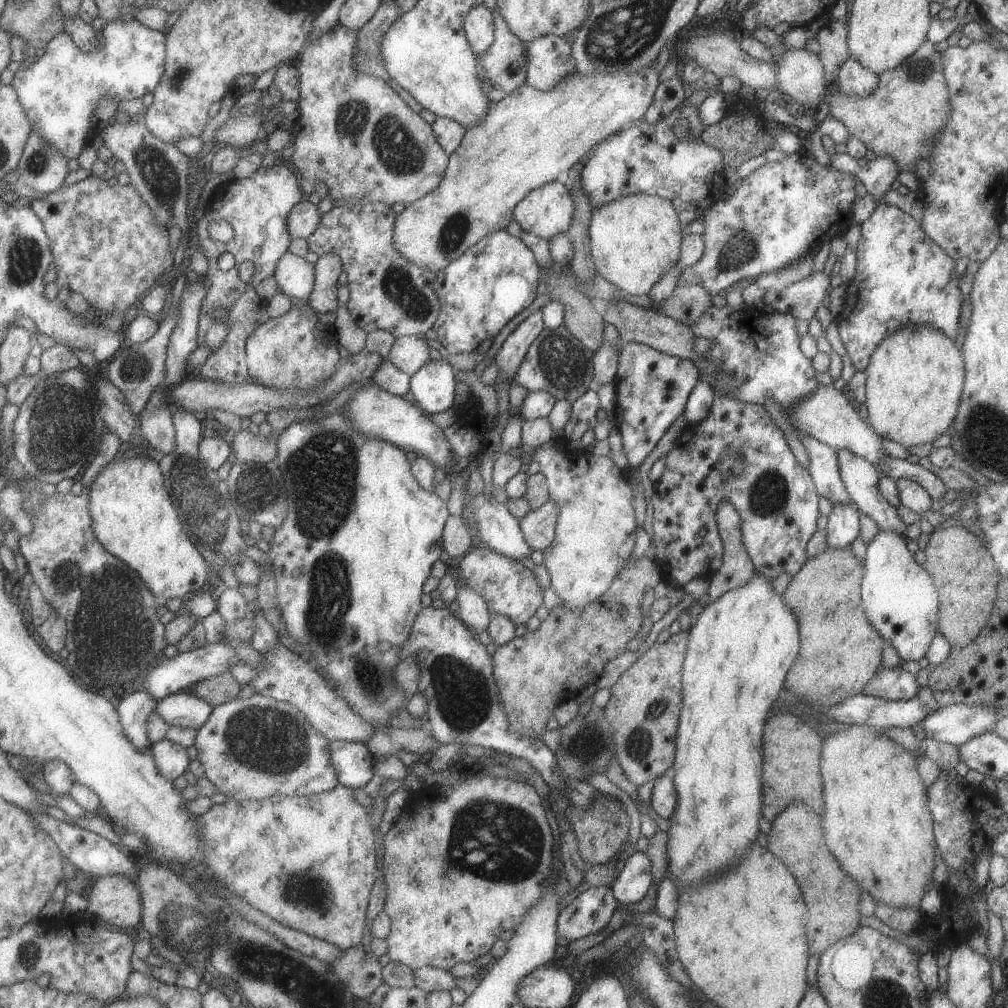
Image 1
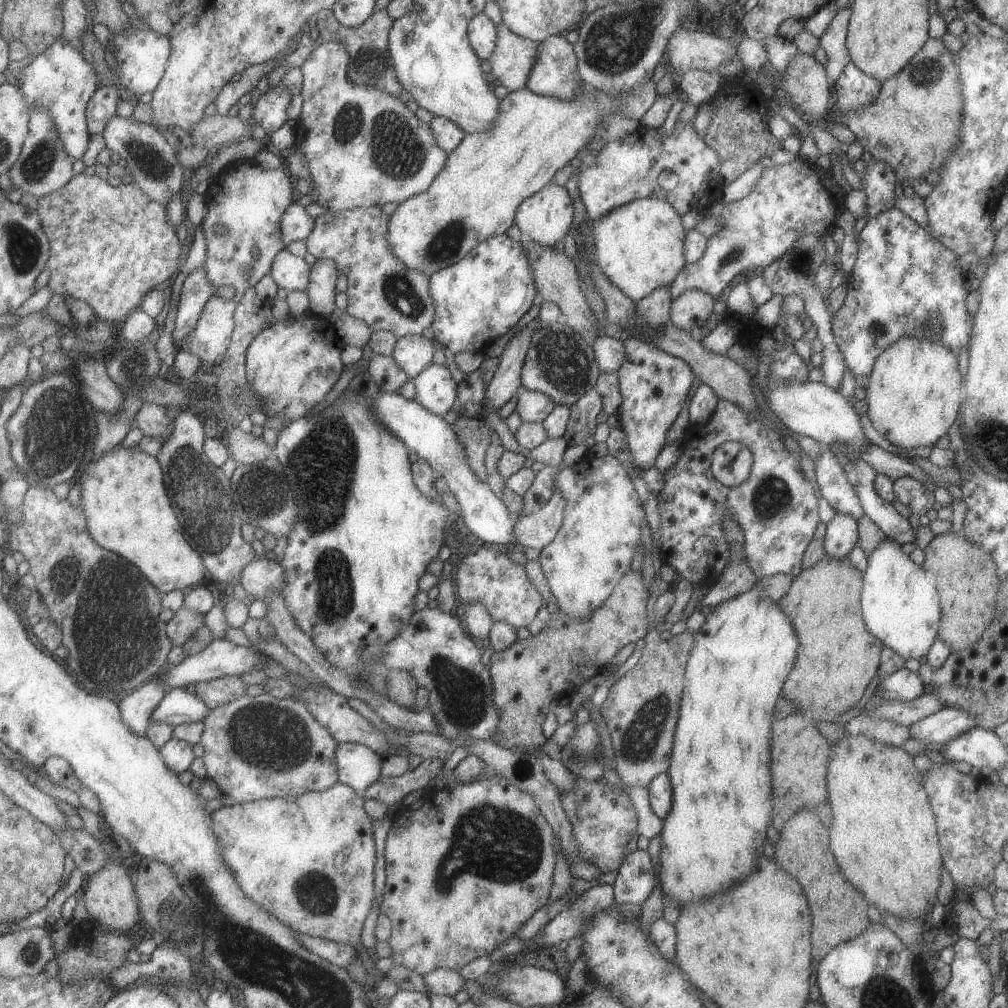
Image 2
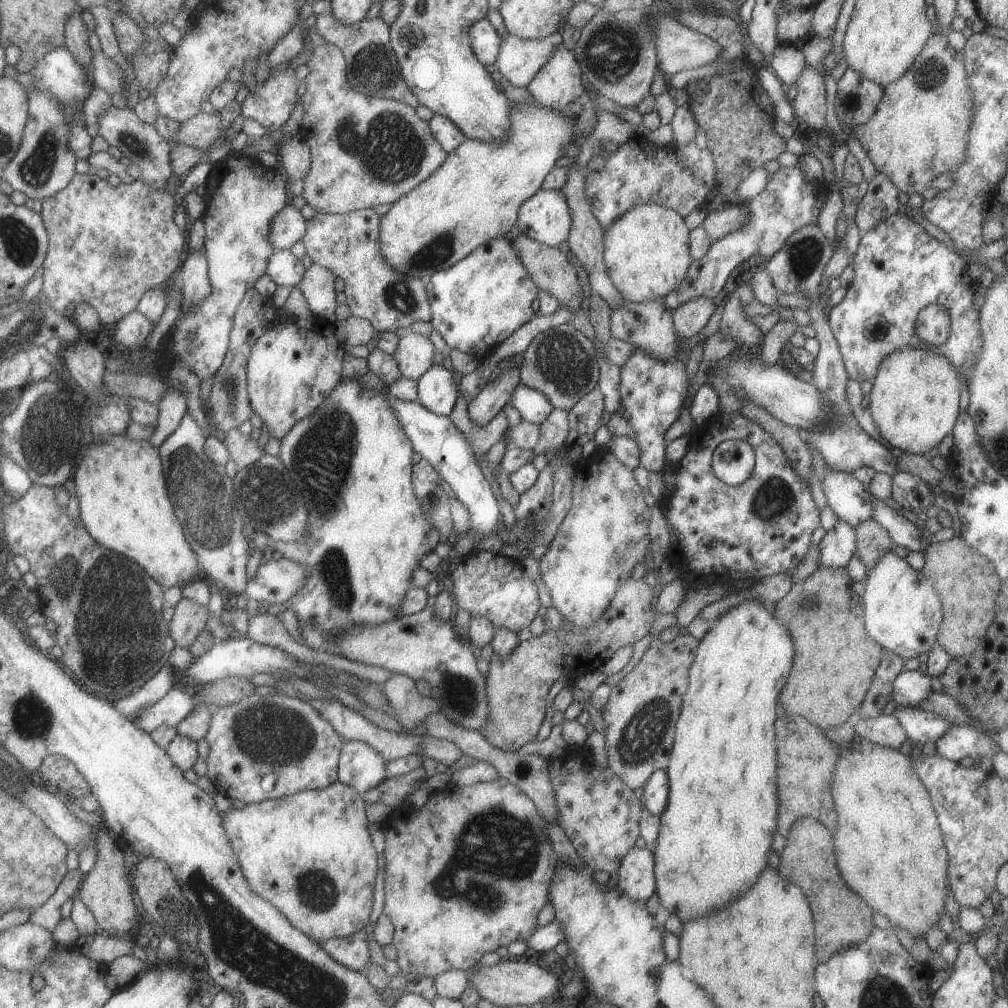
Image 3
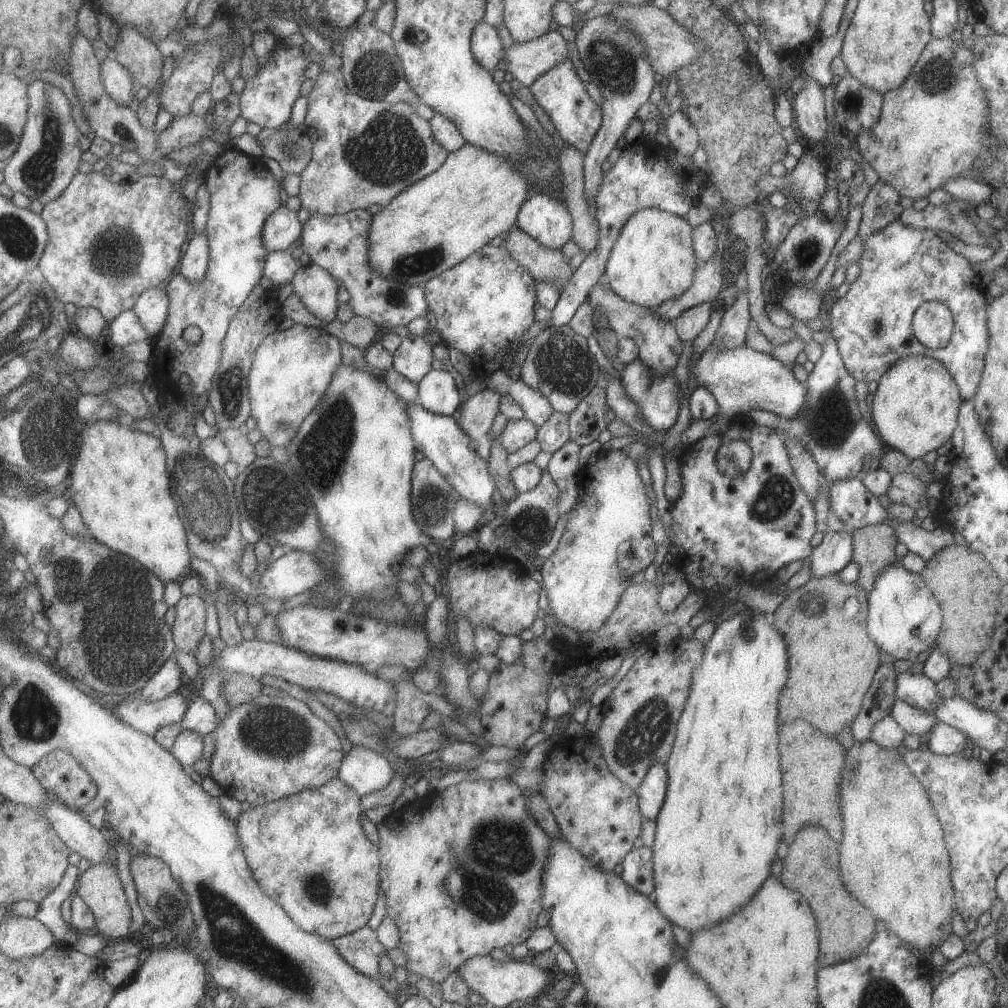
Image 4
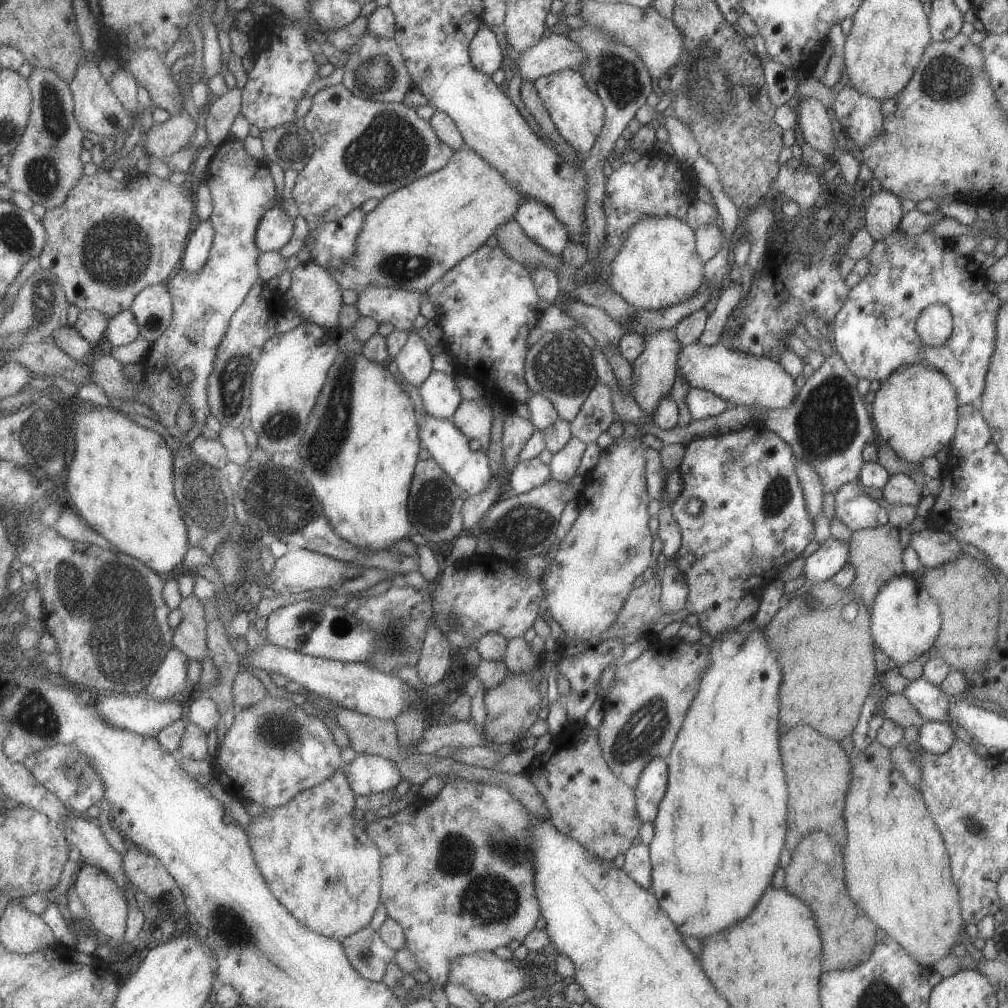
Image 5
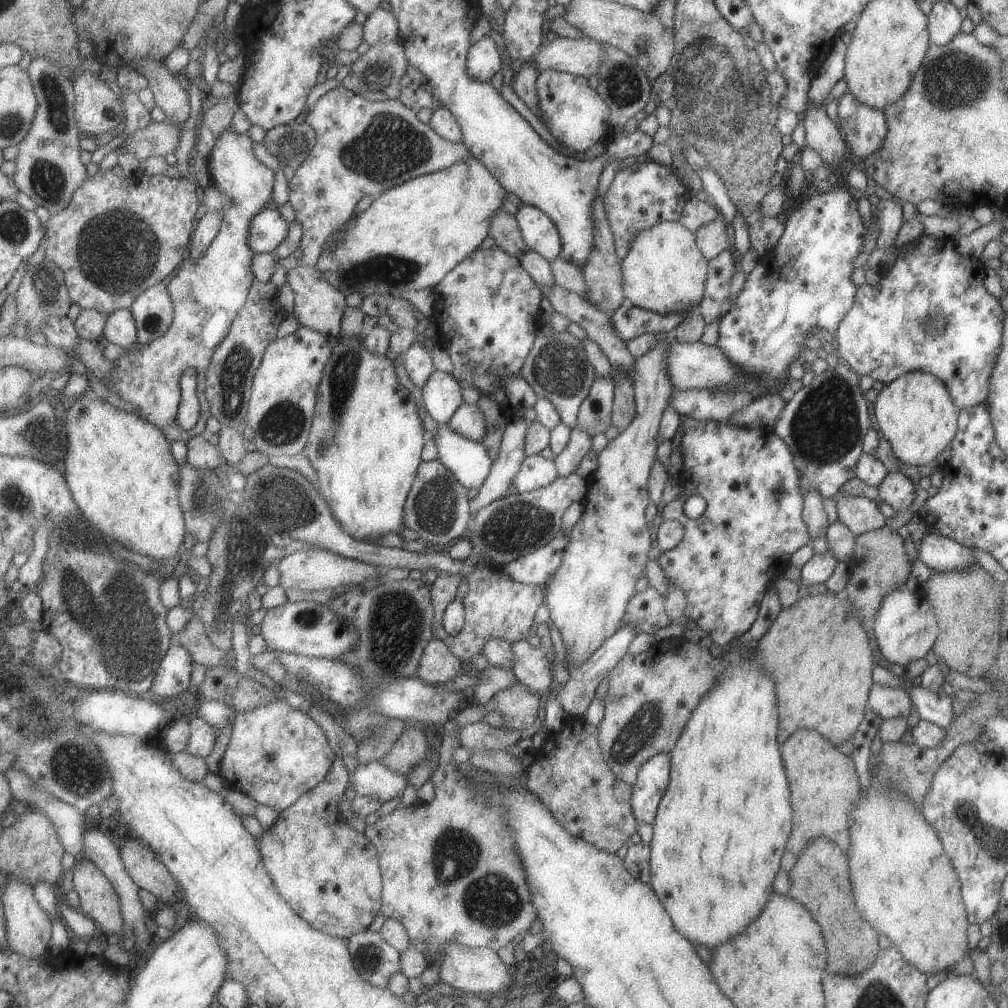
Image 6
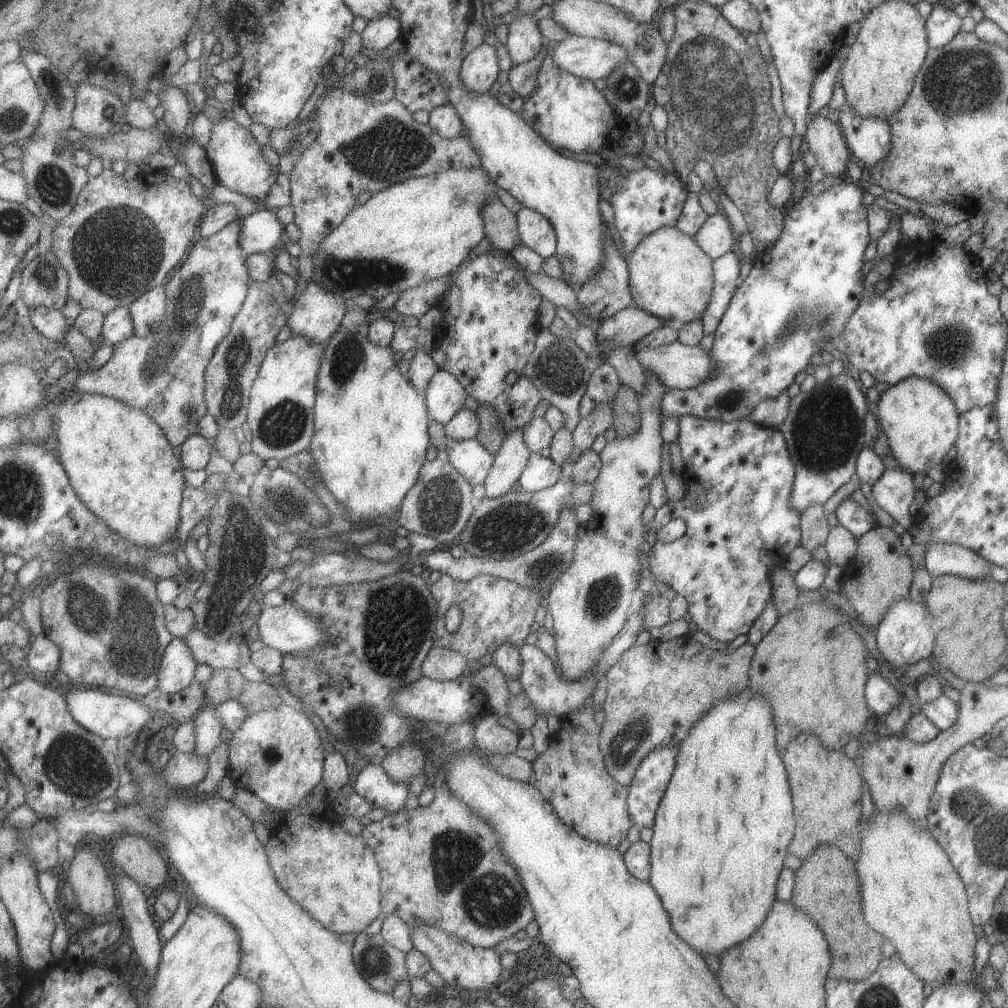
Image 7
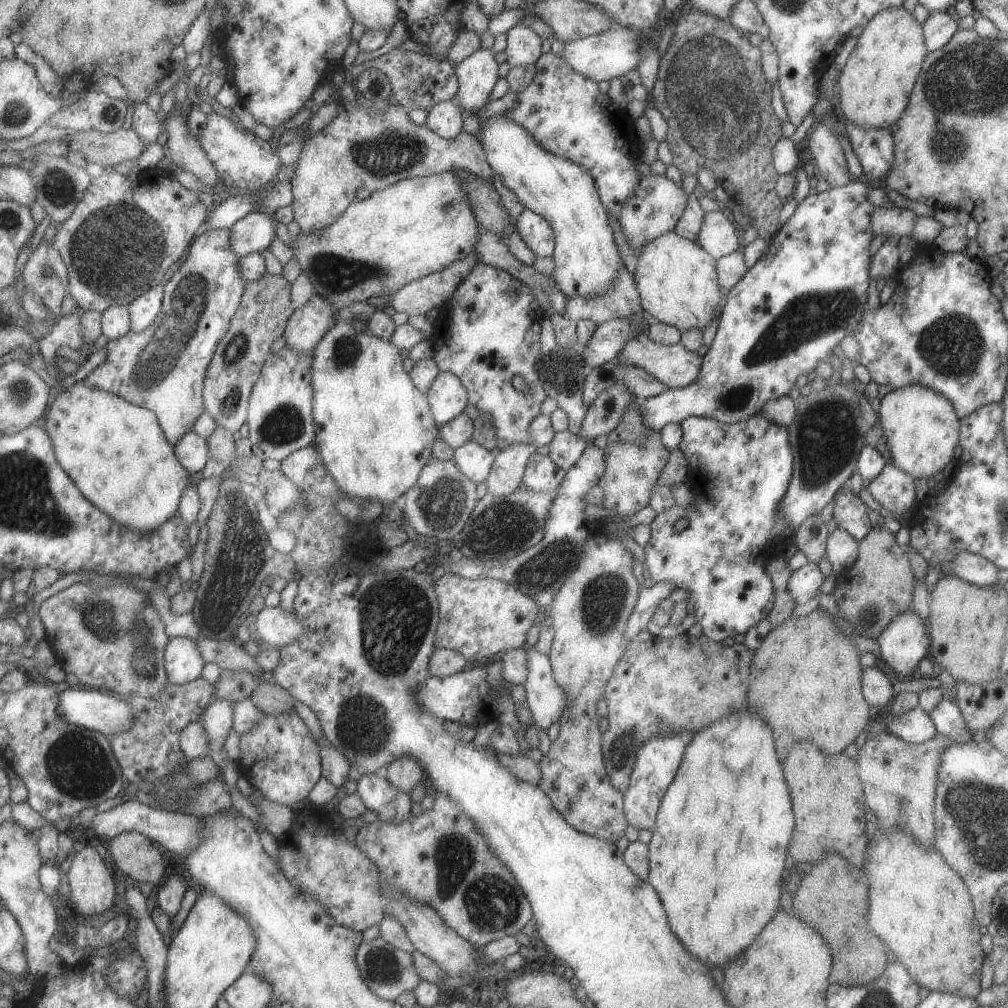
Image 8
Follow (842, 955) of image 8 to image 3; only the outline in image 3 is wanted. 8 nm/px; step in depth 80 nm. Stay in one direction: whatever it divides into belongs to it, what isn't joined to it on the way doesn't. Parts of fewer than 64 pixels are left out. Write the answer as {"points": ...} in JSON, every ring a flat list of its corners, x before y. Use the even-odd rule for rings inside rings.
{"points":[[811,817,796,820,791,826,783,852,779,854,779,872,789,880,787,872,795,874,791,884,797,885,805,895,815,928,814,960,824,963,829,957,847,947,863,942,874,927,871,921,872,910,858,897,841,878,836,856,834,855,833,835,819,821]]}

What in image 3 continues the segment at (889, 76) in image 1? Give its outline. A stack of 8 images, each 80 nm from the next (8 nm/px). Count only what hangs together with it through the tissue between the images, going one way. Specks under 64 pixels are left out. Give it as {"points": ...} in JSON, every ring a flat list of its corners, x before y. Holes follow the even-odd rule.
{"points":[[943,34,927,37,921,52,915,57,912,66,893,84,882,88,883,96,873,116,862,125,854,126,852,136,857,138,867,152,877,173,884,174,905,194,921,194,931,187,931,181,939,174,955,170,965,158,966,132,974,112,972,92,968,87,967,71,963,66,962,50,955,51,947,43]]}

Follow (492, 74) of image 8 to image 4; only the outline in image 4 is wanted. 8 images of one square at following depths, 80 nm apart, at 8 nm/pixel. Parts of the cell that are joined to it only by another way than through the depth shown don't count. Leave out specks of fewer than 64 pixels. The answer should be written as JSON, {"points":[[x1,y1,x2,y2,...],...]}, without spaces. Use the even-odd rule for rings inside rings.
{"points":[[481,20,472,30,470,51,477,64,492,72,495,65,502,59,501,40,495,27]]}

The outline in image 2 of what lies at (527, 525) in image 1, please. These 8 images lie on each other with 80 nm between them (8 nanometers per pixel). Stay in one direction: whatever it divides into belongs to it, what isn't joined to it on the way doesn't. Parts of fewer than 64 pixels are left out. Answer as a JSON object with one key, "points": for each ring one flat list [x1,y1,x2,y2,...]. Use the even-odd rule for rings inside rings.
{"points":[[557,487,552,491,551,498,539,510,519,515,513,524,515,541,523,551,527,548,542,549,555,538,566,502]]}

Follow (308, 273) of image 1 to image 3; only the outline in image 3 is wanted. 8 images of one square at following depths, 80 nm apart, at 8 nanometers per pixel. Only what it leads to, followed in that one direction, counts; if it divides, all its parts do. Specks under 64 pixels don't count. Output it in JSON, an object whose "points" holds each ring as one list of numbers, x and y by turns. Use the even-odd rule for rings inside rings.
{"points":[[283,249,269,259,267,274,277,285,290,290,301,284,305,271,305,264,301,259,290,249]]}

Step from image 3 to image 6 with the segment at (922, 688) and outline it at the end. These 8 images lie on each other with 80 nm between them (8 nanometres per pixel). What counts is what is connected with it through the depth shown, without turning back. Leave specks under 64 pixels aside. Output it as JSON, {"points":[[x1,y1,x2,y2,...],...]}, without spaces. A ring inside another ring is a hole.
{"points":[[918,683,909,690,910,701,915,705,917,714,927,722,946,729,953,720,951,698,943,691,931,692,922,689]]}

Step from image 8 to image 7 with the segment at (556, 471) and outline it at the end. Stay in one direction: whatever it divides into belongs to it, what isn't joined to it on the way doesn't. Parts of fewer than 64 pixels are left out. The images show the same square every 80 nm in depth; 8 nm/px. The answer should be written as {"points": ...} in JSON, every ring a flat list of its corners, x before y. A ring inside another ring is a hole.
{"points":[[531,453,521,476,516,480,515,489,537,492,553,486,564,475,564,468,555,464,551,457,543,457,539,453]]}

